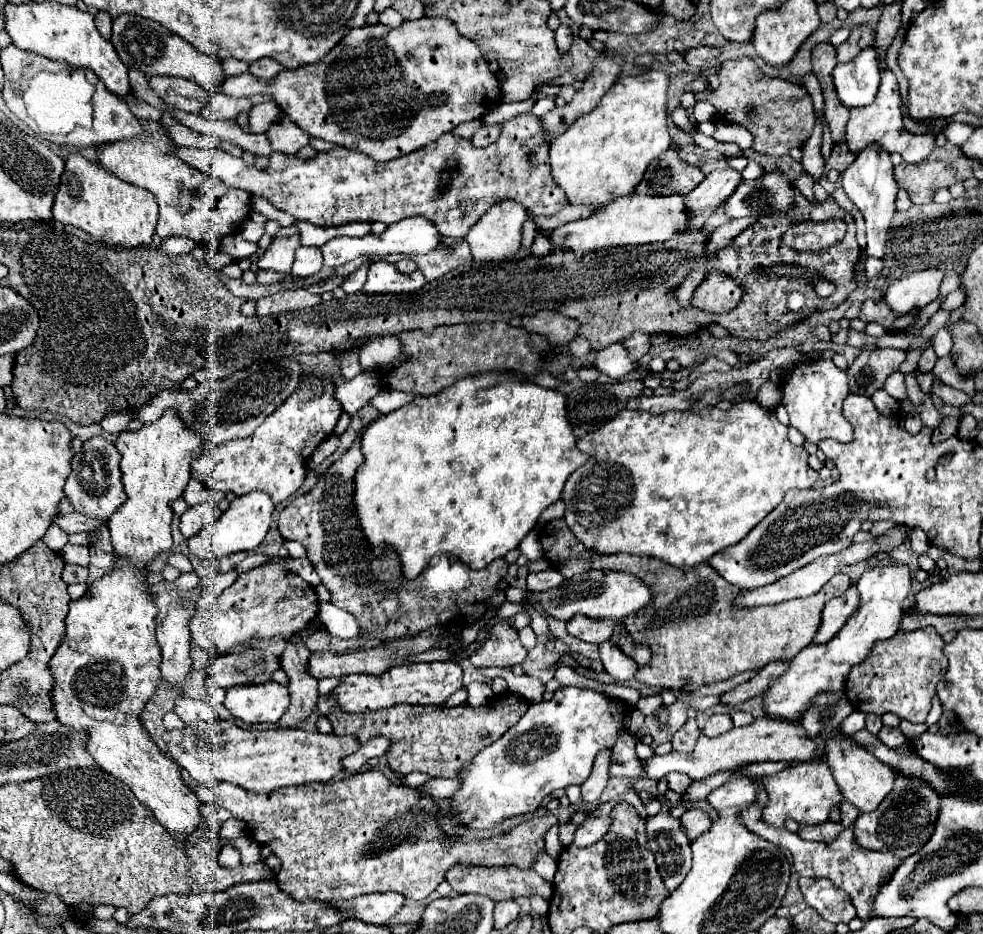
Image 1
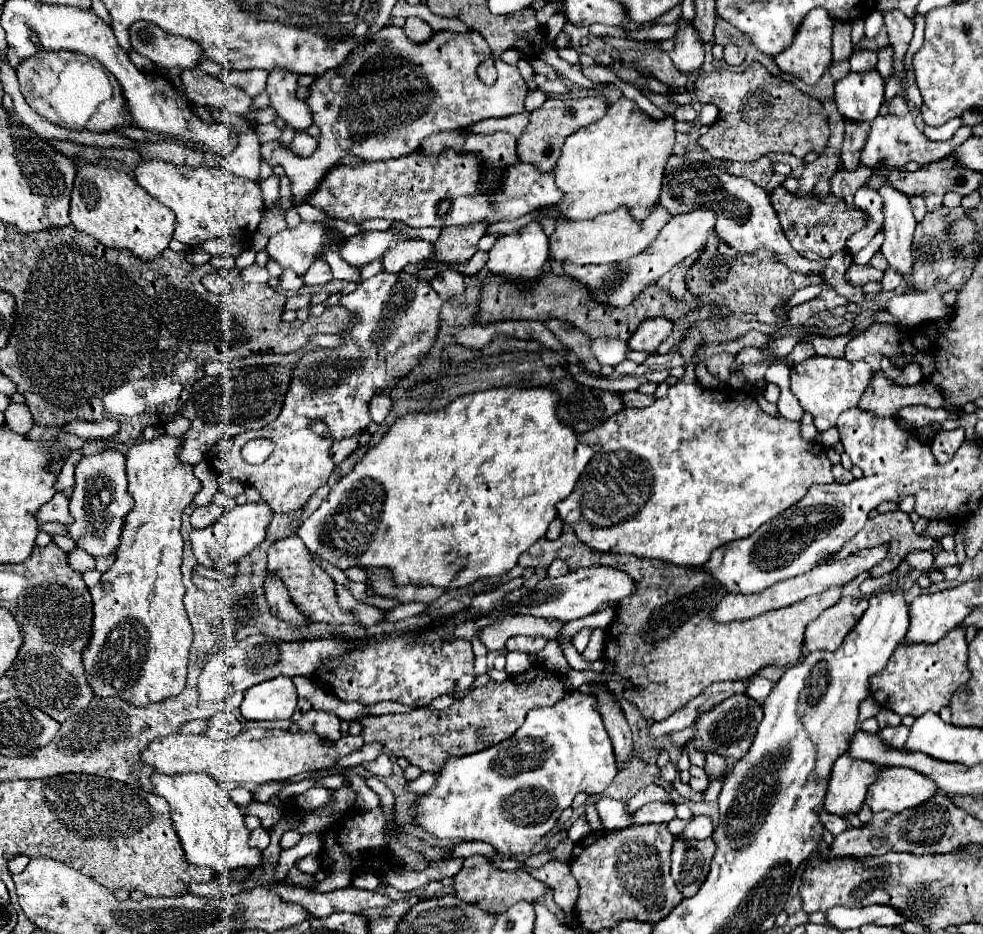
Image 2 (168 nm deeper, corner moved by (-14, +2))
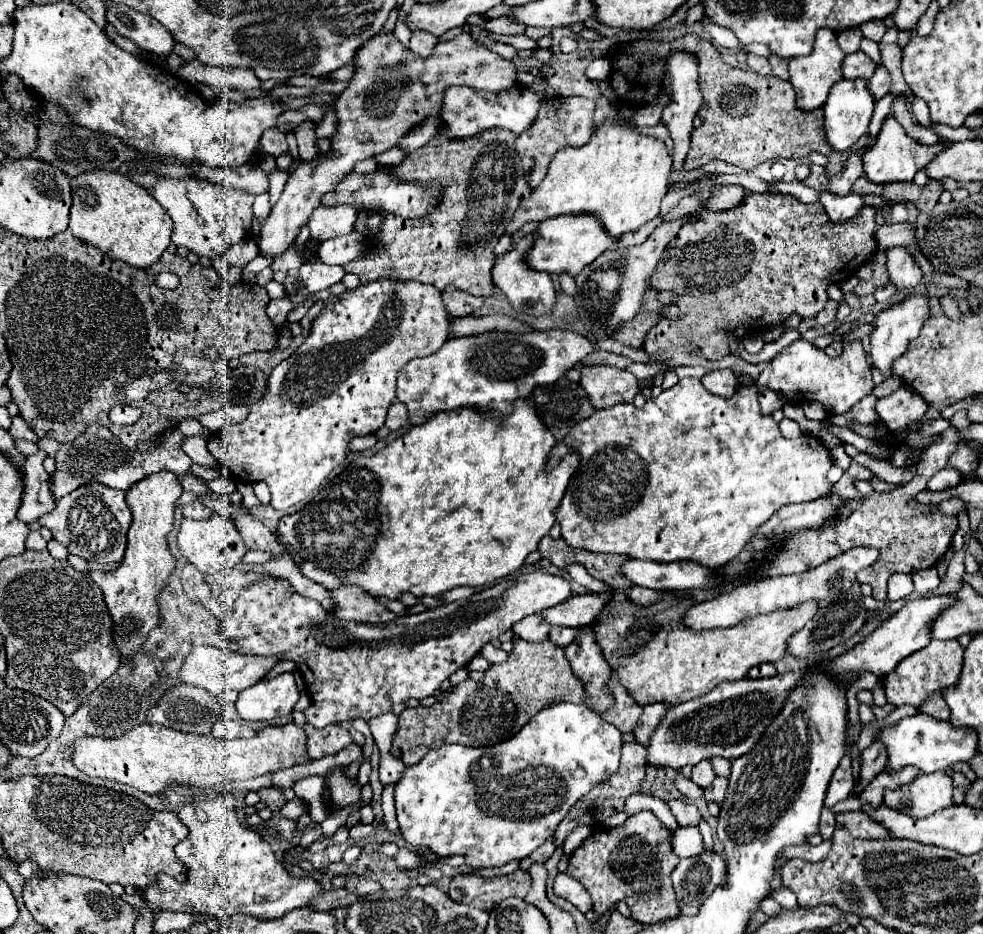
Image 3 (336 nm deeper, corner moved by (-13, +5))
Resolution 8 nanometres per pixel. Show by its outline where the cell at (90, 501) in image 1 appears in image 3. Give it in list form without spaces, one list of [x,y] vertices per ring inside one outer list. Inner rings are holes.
[[[89,483],[81,485],[81,489],[75,489],[67,497],[61,497],[57,501],[57,509],[43,515],[39,523],[47,527],[57,541],[65,543],[73,555],[97,563],[119,563],[127,547],[127,531],[133,519],[125,503],[125,491]]]

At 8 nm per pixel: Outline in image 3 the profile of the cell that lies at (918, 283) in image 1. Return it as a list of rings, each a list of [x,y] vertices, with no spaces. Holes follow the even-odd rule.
[[[909,295],[901,303],[895,303],[877,315],[877,319],[873,321],[875,331],[871,335],[871,361],[877,369],[883,371],[885,377],[891,375],[889,367],[893,359],[905,353],[907,343],[919,335],[919,329],[927,317],[929,317],[929,301],[925,295]]]

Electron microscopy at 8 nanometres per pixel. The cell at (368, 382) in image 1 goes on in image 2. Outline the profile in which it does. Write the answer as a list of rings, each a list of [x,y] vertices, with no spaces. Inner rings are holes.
[[[378,394],[370,402],[370,414],[376,424],[382,424],[390,416],[390,410],[392,410],[392,400],[386,394]]]

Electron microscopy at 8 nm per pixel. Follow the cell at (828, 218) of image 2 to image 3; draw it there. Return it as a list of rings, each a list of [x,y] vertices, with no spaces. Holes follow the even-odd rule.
[[[749,193],[749,197],[745,197],[745,201],[735,209],[723,213],[709,213],[701,209],[693,221],[681,227],[677,239],[671,241],[665,257],[649,277],[649,285],[657,291],[677,293],[681,317],[663,317],[655,327],[651,327],[643,349],[651,355],[661,355],[667,349],[691,343],[697,345],[707,359],[717,361],[729,353],[727,341],[731,337],[747,335],[749,329],[785,321],[793,313],[801,315],[803,319],[817,317],[829,299],[827,287],[851,277],[875,255],[875,227],[873,207],[863,207],[855,217],[835,223],[829,219],[821,203],[801,203],[791,195]]]

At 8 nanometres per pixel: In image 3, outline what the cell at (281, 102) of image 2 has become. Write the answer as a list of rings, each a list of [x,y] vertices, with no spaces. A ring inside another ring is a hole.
[[[303,121],[295,127],[295,137],[299,145],[299,155],[303,161],[311,161],[313,157],[319,155],[317,149],[317,137],[315,137],[315,123],[313,121]]]

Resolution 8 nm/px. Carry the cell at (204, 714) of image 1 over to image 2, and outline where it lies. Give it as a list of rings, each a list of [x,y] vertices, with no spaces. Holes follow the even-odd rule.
[[[218,712],[216,716],[208,718],[208,732],[206,732],[208,738],[224,740],[224,738],[236,736],[240,732],[242,732],[242,724],[232,712],[228,712],[228,714],[226,712]]]

